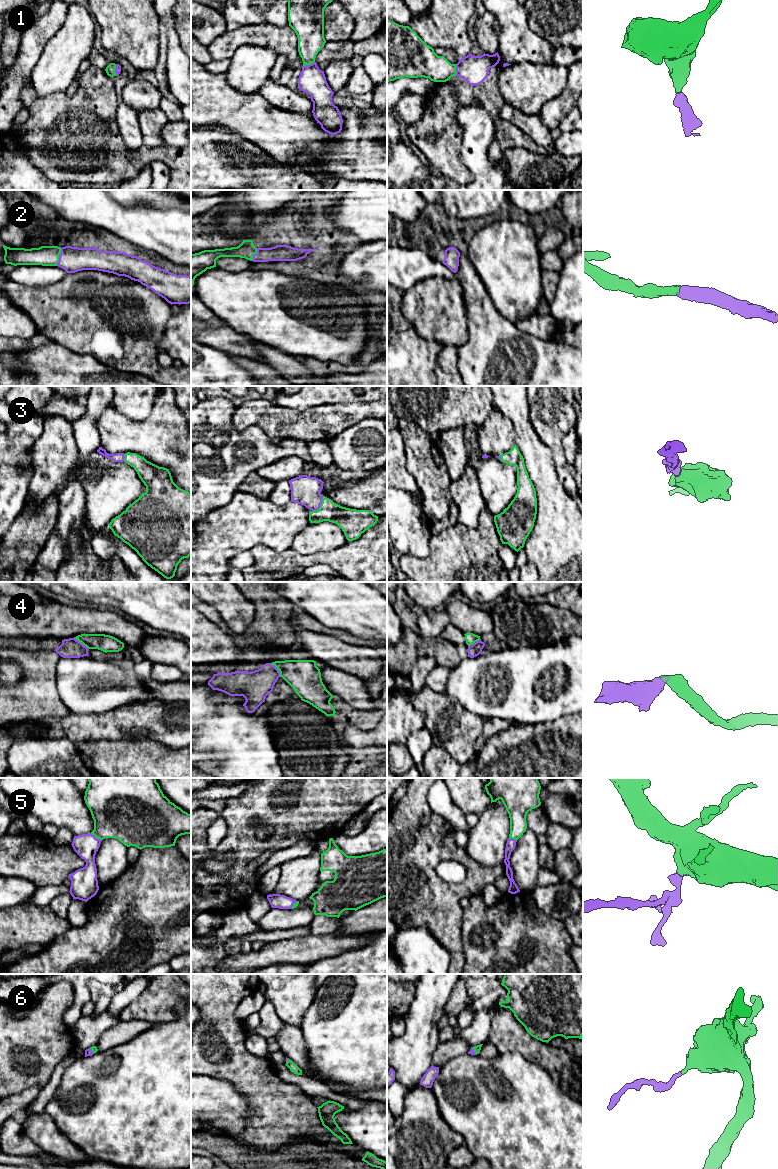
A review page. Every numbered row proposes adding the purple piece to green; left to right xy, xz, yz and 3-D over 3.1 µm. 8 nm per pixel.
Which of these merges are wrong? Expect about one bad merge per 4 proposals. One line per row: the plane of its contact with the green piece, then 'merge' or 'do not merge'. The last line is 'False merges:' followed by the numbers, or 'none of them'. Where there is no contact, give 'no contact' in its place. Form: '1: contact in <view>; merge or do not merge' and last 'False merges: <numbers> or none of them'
1: contact in xz; merge
2: contact in xy; merge
3: contact in xz; merge
4: contact in xy; do not merge
5: contact in xy; merge
6: contact in yz; merge
False merges: 4

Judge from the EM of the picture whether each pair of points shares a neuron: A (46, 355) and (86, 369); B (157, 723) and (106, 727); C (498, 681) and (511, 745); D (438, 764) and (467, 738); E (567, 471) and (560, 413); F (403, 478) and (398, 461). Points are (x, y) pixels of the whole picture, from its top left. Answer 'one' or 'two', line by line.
A: one
B: one
C: two
D: two
E: one
F: one

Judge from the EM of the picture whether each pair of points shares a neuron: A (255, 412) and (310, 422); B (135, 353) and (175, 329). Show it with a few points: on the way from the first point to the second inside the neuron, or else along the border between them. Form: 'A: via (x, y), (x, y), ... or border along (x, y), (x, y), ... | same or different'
A: via (269, 417), (276, 421), (296, 421) | same
B: border along (170, 316), (163, 336), (157, 346), (157, 352) | different

